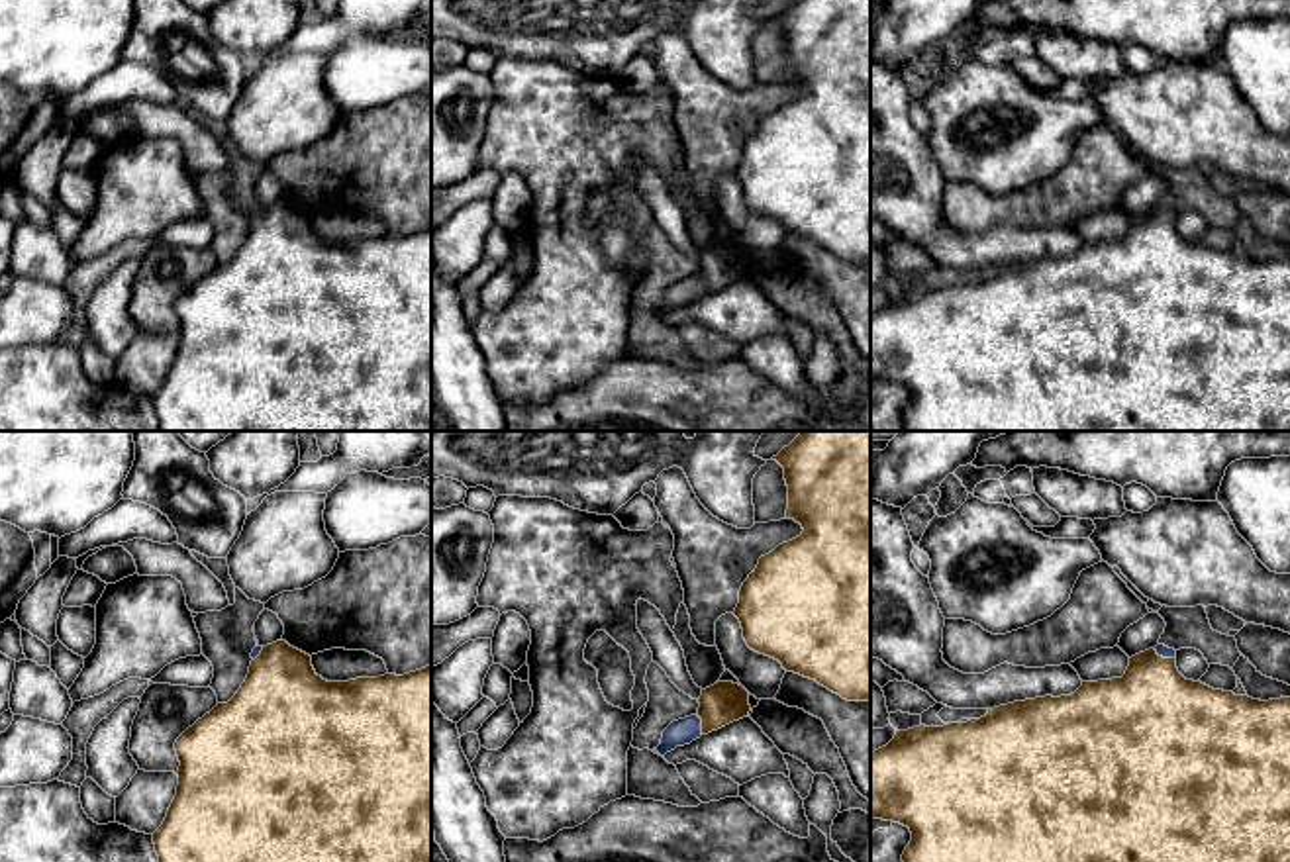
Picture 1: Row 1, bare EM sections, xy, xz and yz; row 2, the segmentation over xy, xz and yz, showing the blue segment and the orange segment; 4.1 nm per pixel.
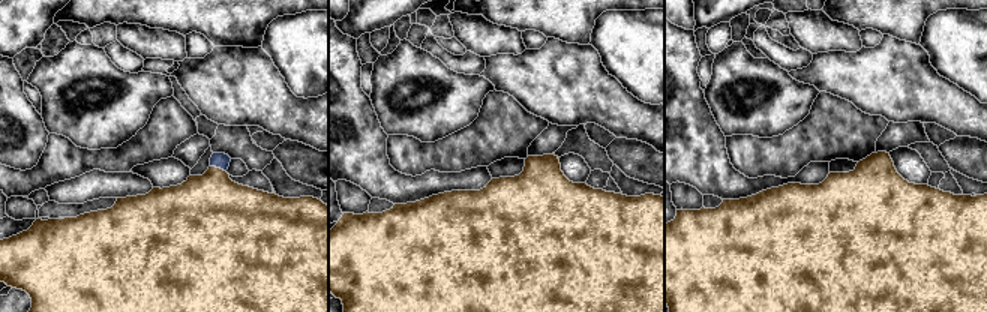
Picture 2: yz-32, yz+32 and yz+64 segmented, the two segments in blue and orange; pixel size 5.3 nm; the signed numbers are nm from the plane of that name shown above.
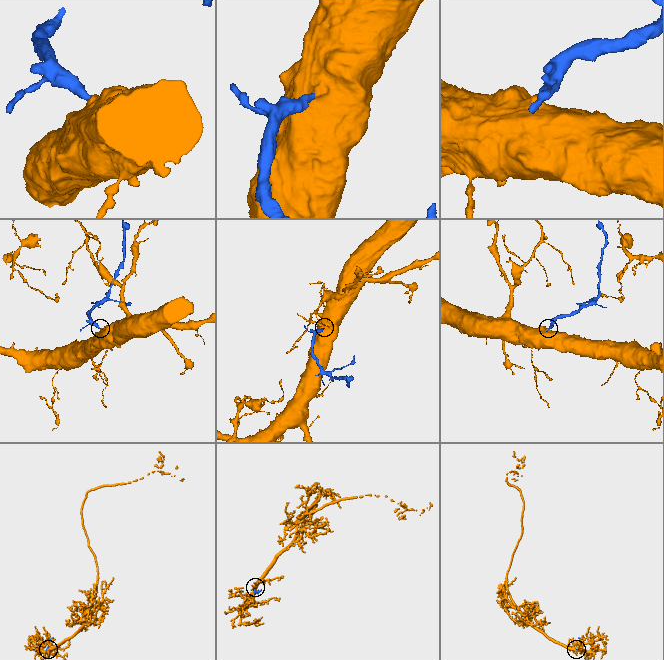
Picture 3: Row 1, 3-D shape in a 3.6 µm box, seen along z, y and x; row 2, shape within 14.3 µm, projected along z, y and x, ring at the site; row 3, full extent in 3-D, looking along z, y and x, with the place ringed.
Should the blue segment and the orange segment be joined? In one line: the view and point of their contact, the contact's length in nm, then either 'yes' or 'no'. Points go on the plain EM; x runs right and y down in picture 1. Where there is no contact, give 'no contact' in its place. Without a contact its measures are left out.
xz (700, 285) | 90 nm | yes

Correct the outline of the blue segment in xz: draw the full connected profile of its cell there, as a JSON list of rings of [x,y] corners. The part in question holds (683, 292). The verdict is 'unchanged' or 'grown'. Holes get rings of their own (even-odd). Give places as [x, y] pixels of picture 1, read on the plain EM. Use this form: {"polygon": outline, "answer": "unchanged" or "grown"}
{"polygon": [[[718,243],[706,251],[698,261],[696,276],[672,282],[665,292],[661,306],[655,310],[661,317],[676,308],[690,306],[692,302],[718,292],[733,282],[749,278],[749,253],[733,243]]], "answer": "grown"}

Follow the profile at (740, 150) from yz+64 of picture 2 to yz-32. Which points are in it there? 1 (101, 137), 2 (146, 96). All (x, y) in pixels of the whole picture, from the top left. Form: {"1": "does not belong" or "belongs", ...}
{"1": "does not belong", "2": "does not belong"}

